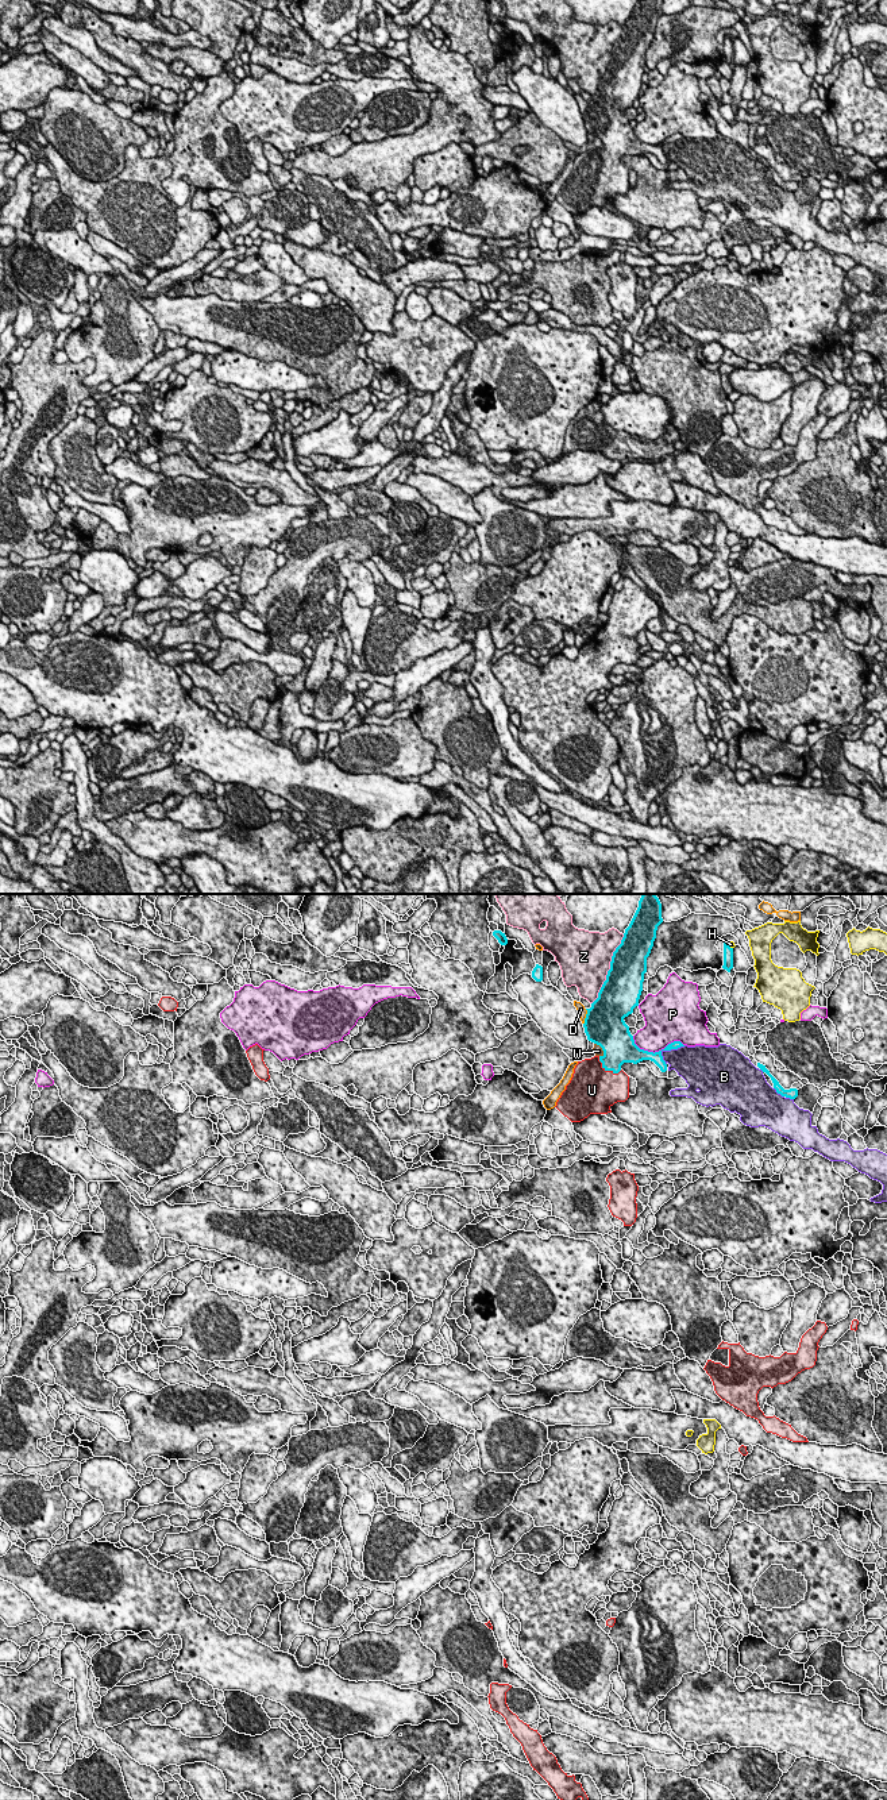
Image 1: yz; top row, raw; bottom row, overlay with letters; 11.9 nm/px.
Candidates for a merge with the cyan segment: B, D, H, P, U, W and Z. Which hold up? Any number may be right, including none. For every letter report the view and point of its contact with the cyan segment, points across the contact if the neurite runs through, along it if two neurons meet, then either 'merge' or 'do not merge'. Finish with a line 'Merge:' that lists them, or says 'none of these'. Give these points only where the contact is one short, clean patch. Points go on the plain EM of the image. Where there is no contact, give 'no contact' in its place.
B: yz (667, 142) | do not merge
D: yz (586, 110) | do not merge
H: yz (728, 38) | do not merge
P: yz (656, 145) | do not merge
U: yz (608, 162) | merge
W: yz (602, 142) | do not merge
Z: yz (609, 62) | do not merge
Merge: U

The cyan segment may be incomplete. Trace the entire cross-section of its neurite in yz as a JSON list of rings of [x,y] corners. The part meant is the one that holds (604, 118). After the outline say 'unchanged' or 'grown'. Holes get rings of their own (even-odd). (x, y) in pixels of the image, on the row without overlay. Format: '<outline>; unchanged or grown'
[[[637,0],[629,19],[625,22],[621,36],[613,45],[610,62],[598,90],[591,96],[590,101],[586,101],[585,126],[589,134],[602,140],[603,147],[578,154],[570,176],[556,194],[555,200],[571,215],[581,215],[590,207],[612,205],[610,200],[614,196],[625,194],[629,190],[629,169],[621,162],[624,155],[637,157],[643,153],[651,153],[662,165],[667,163],[662,143],[653,146],[640,142],[624,113],[639,99],[644,66],[647,65],[647,50],[651,46],[657,19],[662,15],[662,0]]]; grown

